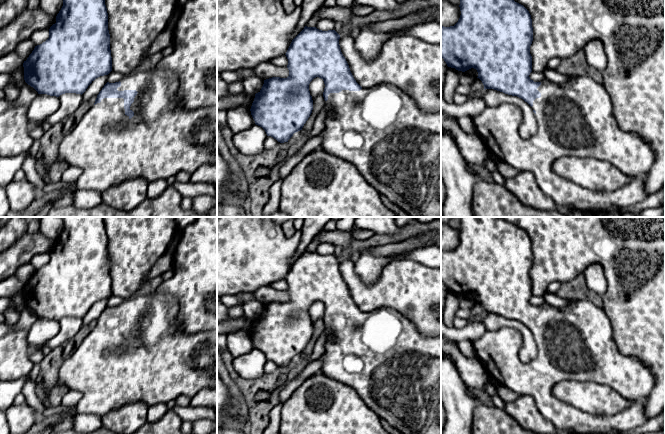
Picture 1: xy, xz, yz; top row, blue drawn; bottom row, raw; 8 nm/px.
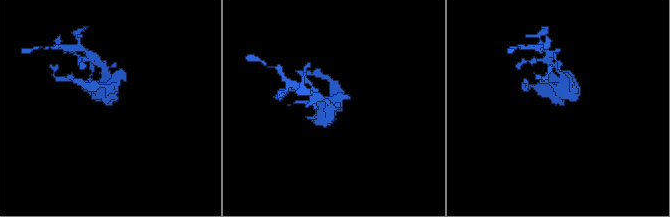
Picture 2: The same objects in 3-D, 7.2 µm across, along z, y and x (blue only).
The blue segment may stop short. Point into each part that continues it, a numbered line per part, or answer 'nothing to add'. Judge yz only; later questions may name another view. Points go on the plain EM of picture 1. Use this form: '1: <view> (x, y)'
1: yz (575, 342)

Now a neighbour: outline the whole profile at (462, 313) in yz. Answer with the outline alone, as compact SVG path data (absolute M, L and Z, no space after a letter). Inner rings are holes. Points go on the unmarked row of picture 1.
M459 308L456 312L456 317L469 321L472 318L471 314L472 314L472 310Z

